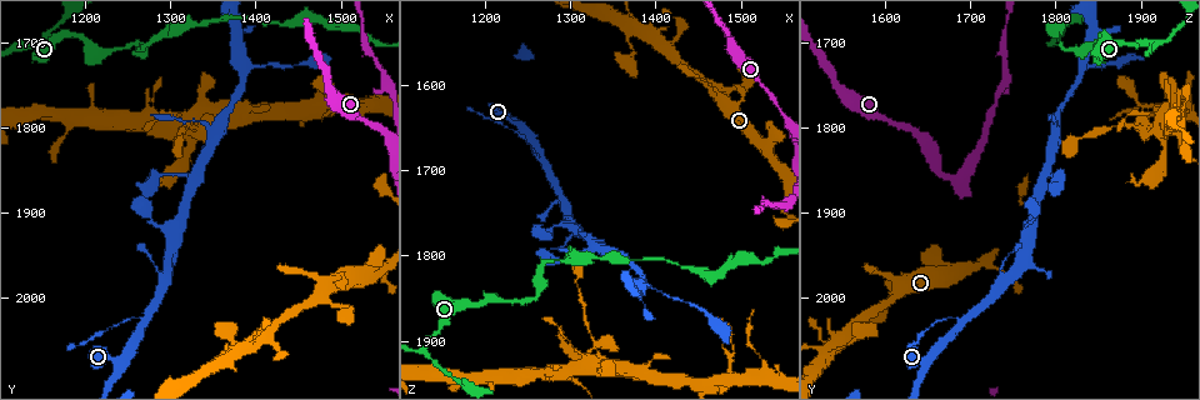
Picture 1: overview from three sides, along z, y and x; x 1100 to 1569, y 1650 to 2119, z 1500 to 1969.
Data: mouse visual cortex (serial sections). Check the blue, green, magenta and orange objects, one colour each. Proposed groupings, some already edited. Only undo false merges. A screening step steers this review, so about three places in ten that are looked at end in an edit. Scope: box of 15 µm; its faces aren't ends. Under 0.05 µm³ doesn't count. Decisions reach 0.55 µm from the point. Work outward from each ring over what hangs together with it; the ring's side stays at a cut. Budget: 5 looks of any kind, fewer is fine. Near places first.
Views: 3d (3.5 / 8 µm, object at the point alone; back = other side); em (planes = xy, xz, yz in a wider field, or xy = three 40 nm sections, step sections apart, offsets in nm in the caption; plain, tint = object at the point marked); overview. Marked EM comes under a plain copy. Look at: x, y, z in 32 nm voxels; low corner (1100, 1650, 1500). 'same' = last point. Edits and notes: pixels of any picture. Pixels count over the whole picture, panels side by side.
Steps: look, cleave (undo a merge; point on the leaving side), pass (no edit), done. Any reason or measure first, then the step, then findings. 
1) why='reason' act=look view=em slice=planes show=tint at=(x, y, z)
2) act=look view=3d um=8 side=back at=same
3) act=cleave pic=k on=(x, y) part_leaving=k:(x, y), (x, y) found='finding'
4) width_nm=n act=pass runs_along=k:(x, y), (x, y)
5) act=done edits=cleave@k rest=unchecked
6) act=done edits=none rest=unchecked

why='narrows sharply' act=look view=3d um=8 at=(1375, 2065, 1535)

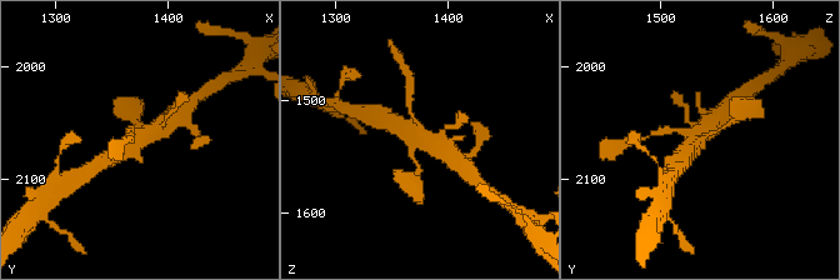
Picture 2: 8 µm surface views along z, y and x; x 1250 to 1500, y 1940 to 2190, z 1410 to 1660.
why='need the tissue' act=look view=em slice=xy step=1 show=tint at=(1378, 2062, 1538)

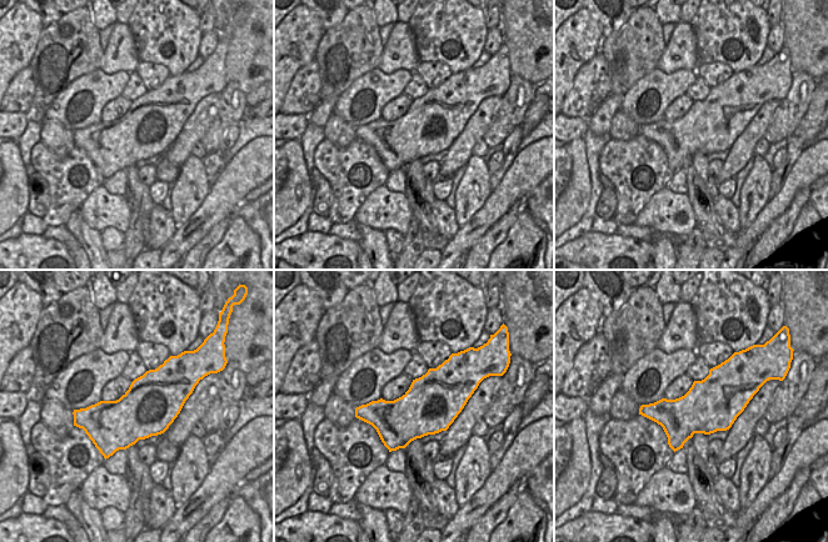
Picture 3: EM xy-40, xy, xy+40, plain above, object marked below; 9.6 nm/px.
act=pass runs_along=2:(170, 119), (125, 151), (116, 154) found='all the same cell'

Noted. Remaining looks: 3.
why='a fork' act=look view=3d um=3.5 at=(1270, 2030, 1685)

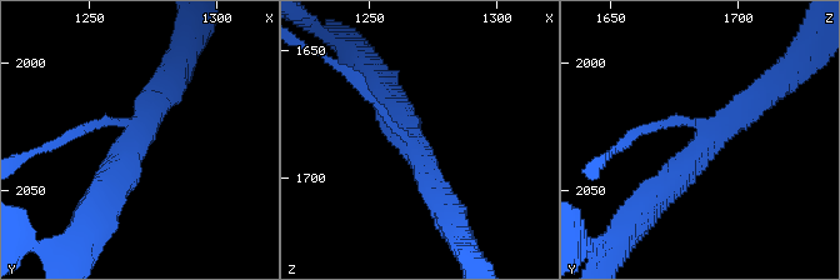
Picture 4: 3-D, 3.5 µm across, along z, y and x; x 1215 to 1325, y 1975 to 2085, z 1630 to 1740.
arms=3 arm_widths_nm=150,350,350 act=look view=em slice=xy step=1 show=tint at=(1268, 2031, 1689)

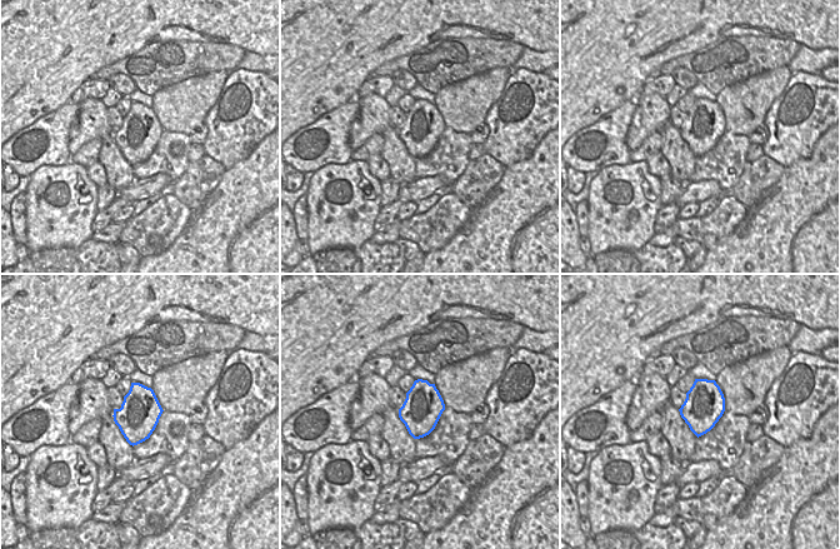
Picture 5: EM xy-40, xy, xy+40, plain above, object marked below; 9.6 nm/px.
why='cut it another way' act=look view=em slice=planes show=tint at=same

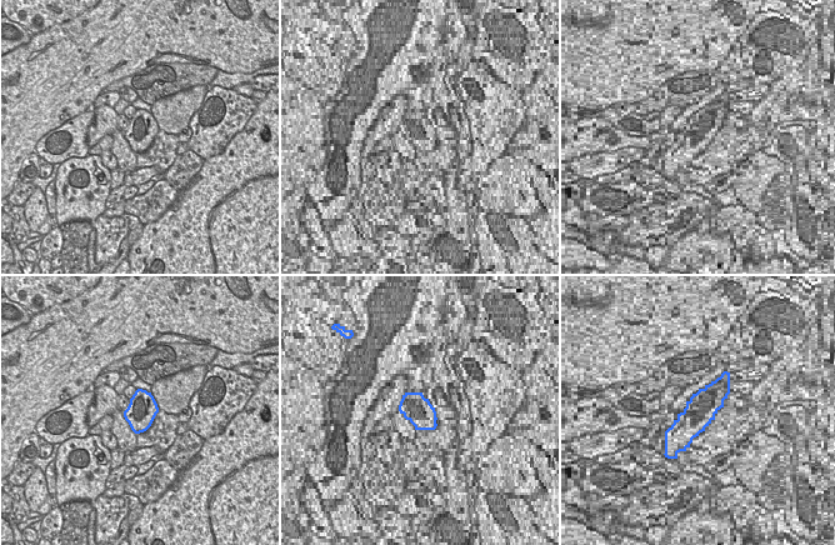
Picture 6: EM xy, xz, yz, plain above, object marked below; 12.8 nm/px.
act=pass runs_along=4:(656, 194), (733, 118), (769, 90) found='all the same cell'

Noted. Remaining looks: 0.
act=done edits=none rest=unchecked

